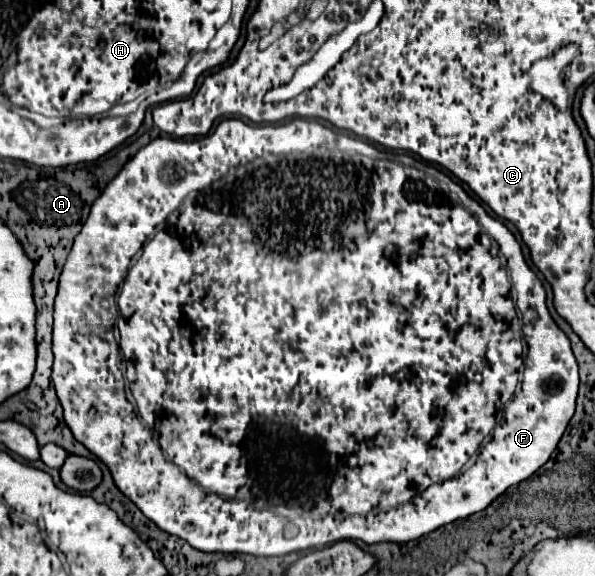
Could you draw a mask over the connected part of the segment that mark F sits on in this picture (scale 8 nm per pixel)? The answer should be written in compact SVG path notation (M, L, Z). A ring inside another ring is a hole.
M226 118L217 124L217 128L209 136L193 138L193 140L175 140L175 138L155 138L151 144L141 148L125 166L123 170L107 184L107 188L101 192L101 196L93 202L93 208L89 212L87 222L83 224L81 232L75 236L75 244L67 256L67 262L63 266L63 272L59 276L59 292L55 298L53 308L53 362L52 382L57 390L57 398L63 406L63 418L73 432L75 440L81 442L91 454L95 454L111 472L115 486L151 520L157 524L157 528L165 530L167 534L173 534L185 542L189 542L195 550L201 552L221 552L221 554L253 554L253 556L285 556L289 552L301 552L309 548L321 548L329 546L331 542L339 540L361 540L365 544L379 544L379 542L409 542L419 536L425 536L439 526L445 526L449 522L467 518L475 512L485 510L497 496L501 496L509 486L519 484L527 478L531 478L553 454L557 448L573 412L576 408L577 390L579 390L579 374L577 374L577 362L569 346L569 338L563 334L563 330L553 322L549 316L549 310L545 306L545 290L537 274L527 266L519 242L513 238L513 234L507 230L505 224L491 218L463 188L459 188L451 178L443 176L435 168L415 162L407 156L409 166L395 162L395 160L371 160L361 150L371 148L369 144L349 138L343 134L335 134L331 128L321 128L323 124L309 124L309 120L293 118L285 124L247 124L239 118ZM141 250L139 260L131 266L133 256ZM517 312L523 316L517 320ZM121 314L121 328L119 340L115 338L115 324ZM521 332L527 342L527 358L523 362L523 350L521 350ZM401 370L415 372L413 378L401 380ZM125 378L129 380L131 394L137 402L139 416L143 418L143 424L139 422L137 414L133 412L131 402L125 396Z

